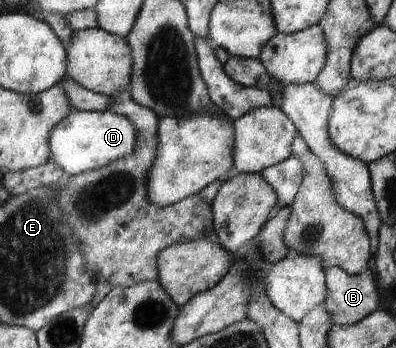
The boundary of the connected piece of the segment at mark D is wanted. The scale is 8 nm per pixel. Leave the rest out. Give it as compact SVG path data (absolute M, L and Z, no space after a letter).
M72 109L50 135L51 155L48 162L56 163L65 176L98 170L131 156L136 149L136 129L130 119L108 111L86 112Z

